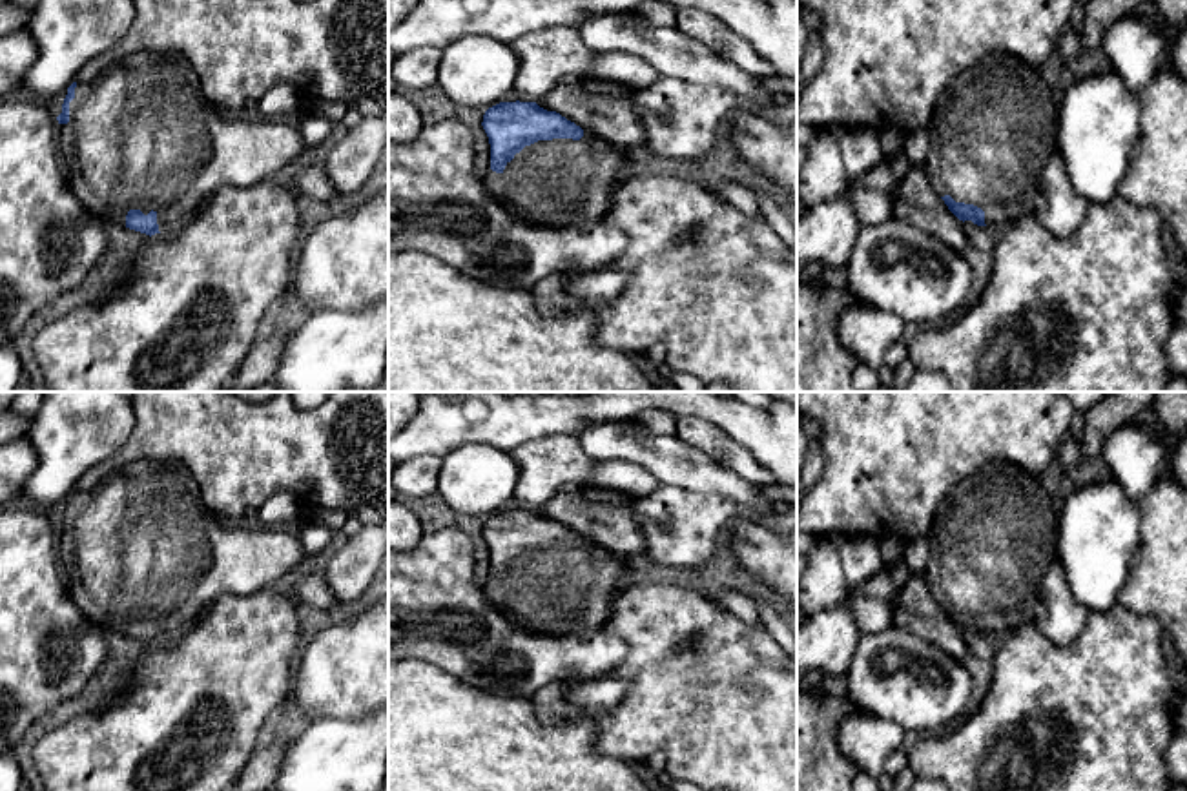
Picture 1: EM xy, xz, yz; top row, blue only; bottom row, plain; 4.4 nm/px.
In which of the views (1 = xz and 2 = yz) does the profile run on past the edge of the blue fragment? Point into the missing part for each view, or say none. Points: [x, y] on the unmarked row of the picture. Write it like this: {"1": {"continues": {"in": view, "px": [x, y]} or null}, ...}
{"1": {"continues": {"in": "xz", "px": [562, 589]}}, "2": {"continues": {"in": "yz", "px": [996, 533]}}}

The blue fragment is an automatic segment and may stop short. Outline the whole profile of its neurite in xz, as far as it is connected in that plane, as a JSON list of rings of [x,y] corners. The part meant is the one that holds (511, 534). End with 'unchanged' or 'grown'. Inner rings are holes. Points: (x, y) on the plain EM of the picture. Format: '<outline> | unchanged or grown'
[[[500,510],[485,519],[481,534],[490,552],[490,578],[483,591],[509,620],[552,634],[605,625],[614,600],[624,591],[620,585],[627,574],[624,558],[536,510]]] | grown

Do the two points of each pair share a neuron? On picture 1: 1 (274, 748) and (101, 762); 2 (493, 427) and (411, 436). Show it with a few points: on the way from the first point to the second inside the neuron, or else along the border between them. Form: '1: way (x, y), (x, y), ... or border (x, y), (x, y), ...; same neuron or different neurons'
1: border (252, 755), (239, 771); different neurons
2: way (473, 432), (431, 432); same neuron

